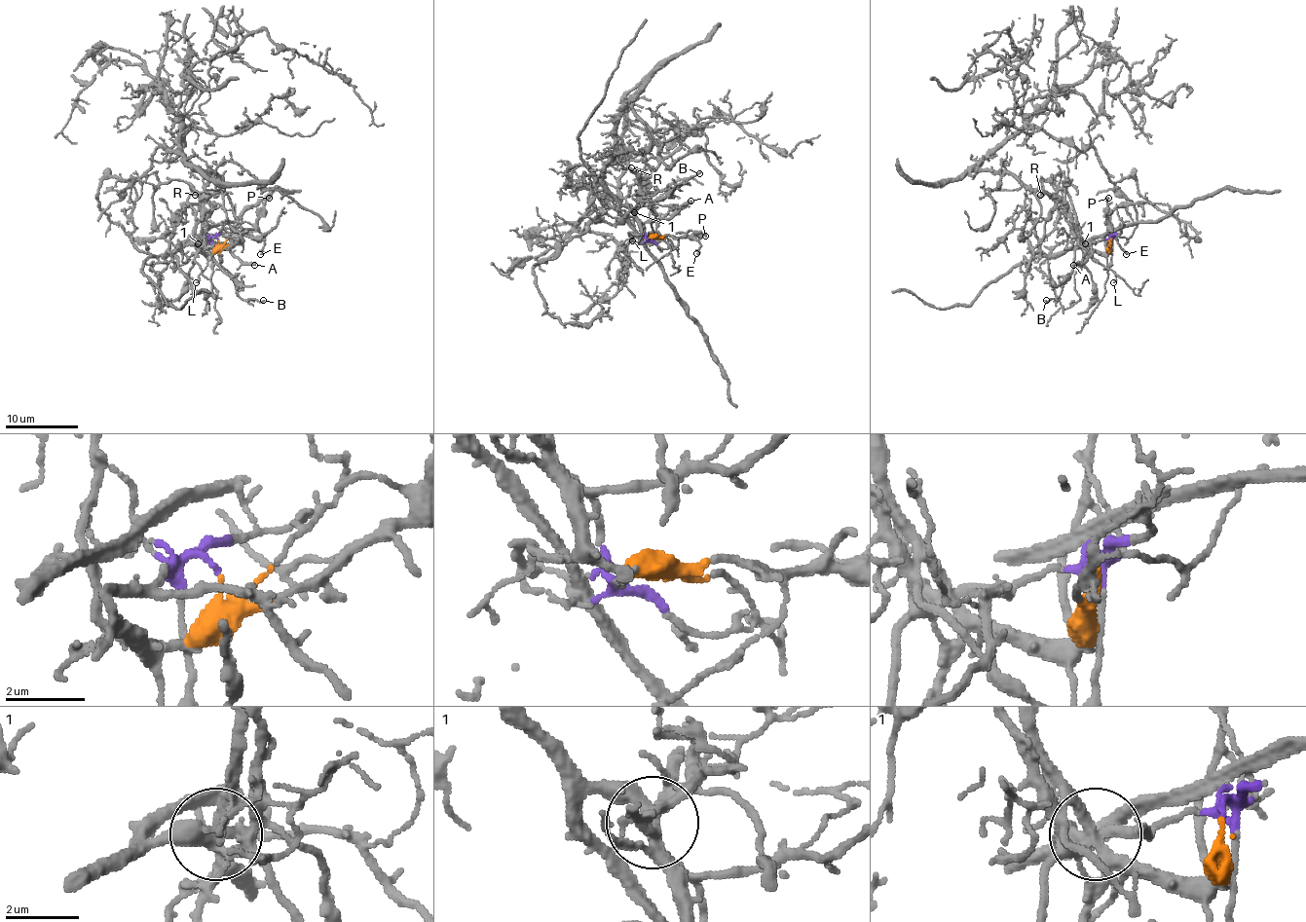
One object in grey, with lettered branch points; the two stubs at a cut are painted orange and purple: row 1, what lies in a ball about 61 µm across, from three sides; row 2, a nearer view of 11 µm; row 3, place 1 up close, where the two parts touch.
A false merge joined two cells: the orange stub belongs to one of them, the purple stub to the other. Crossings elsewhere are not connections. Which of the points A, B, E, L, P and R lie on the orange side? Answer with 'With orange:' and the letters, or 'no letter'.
With orange: E, L, P, R

